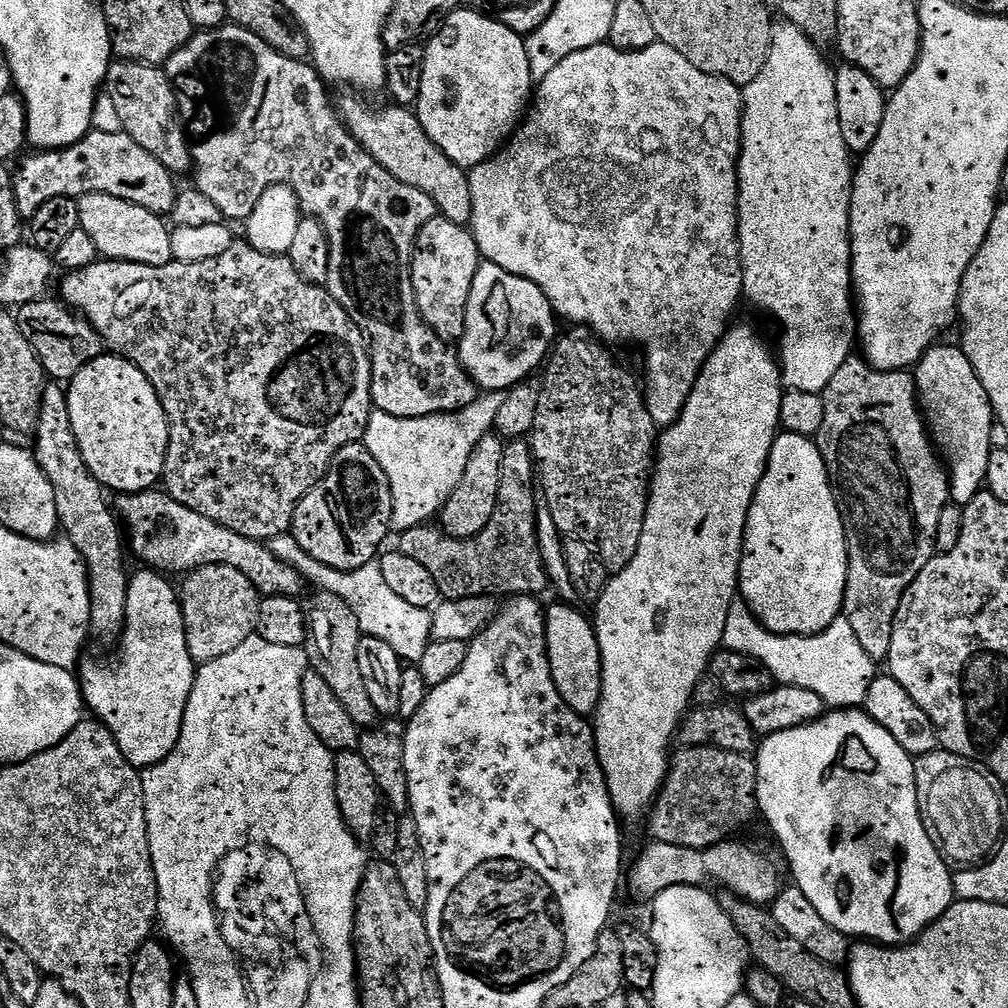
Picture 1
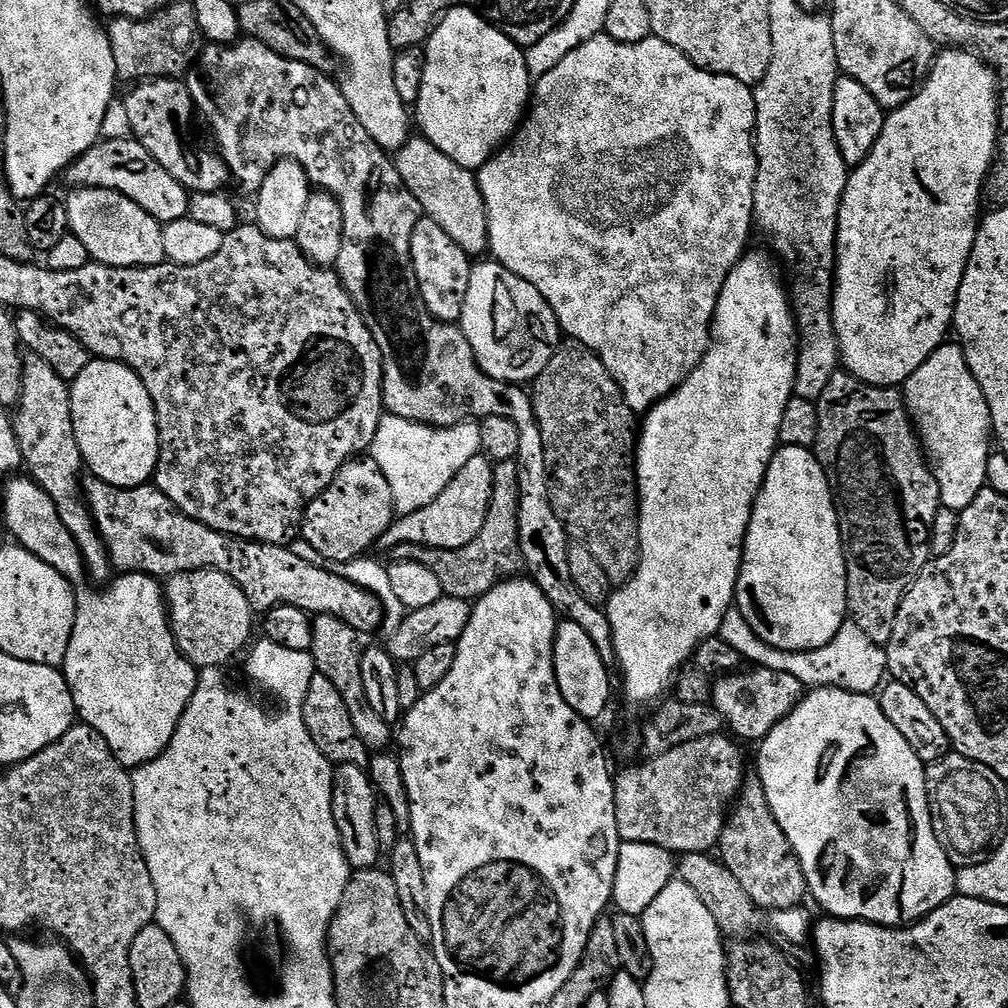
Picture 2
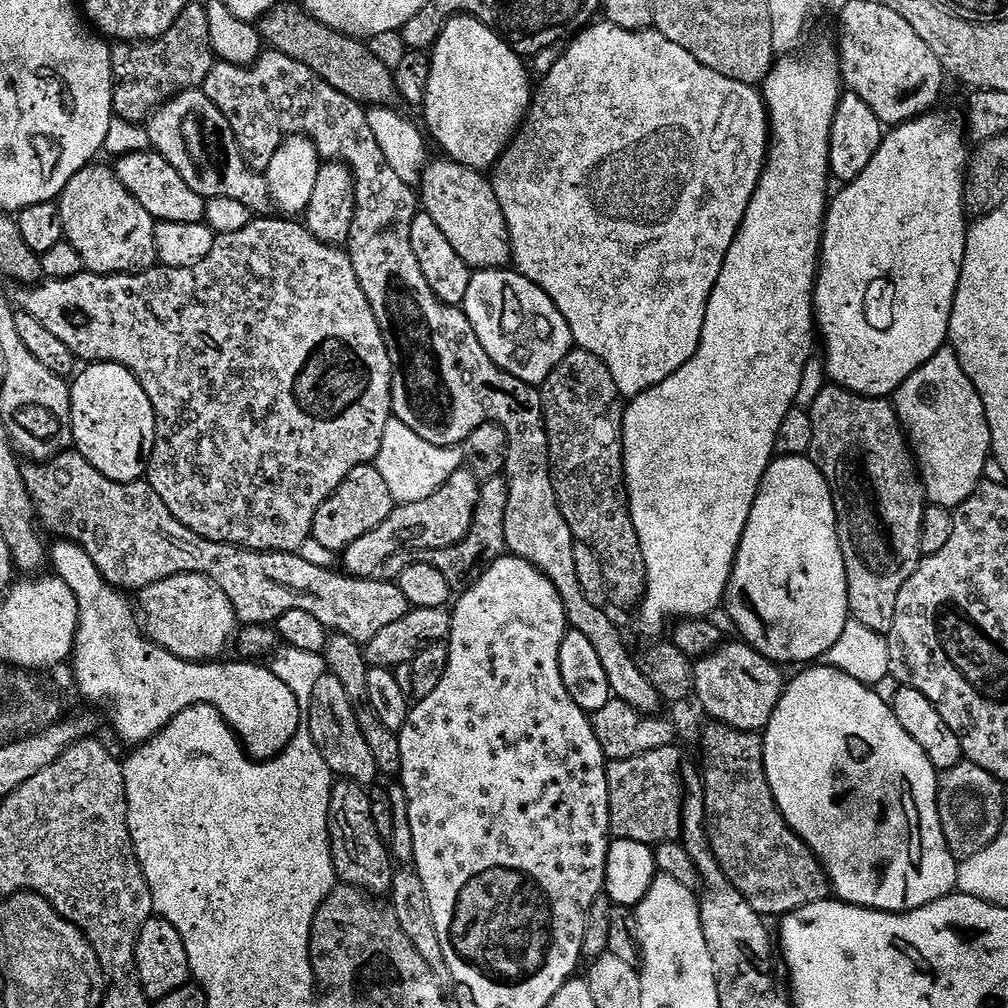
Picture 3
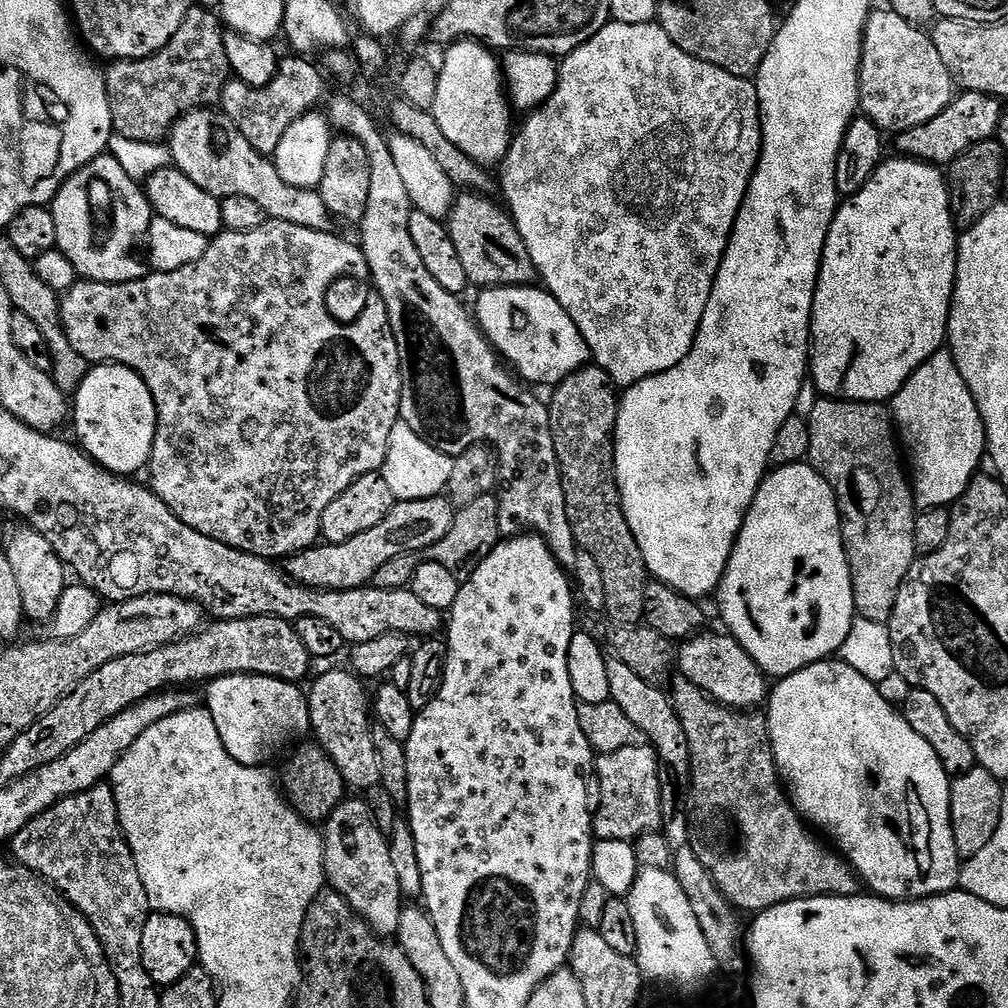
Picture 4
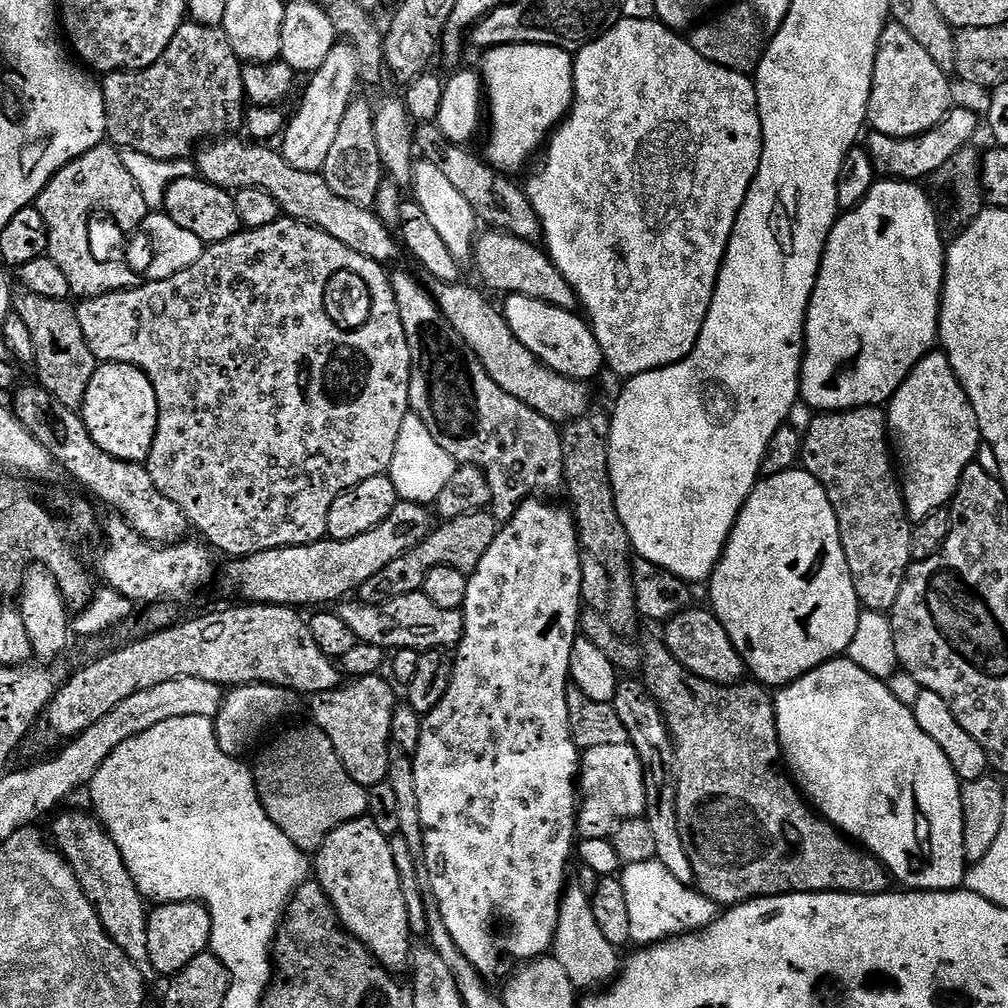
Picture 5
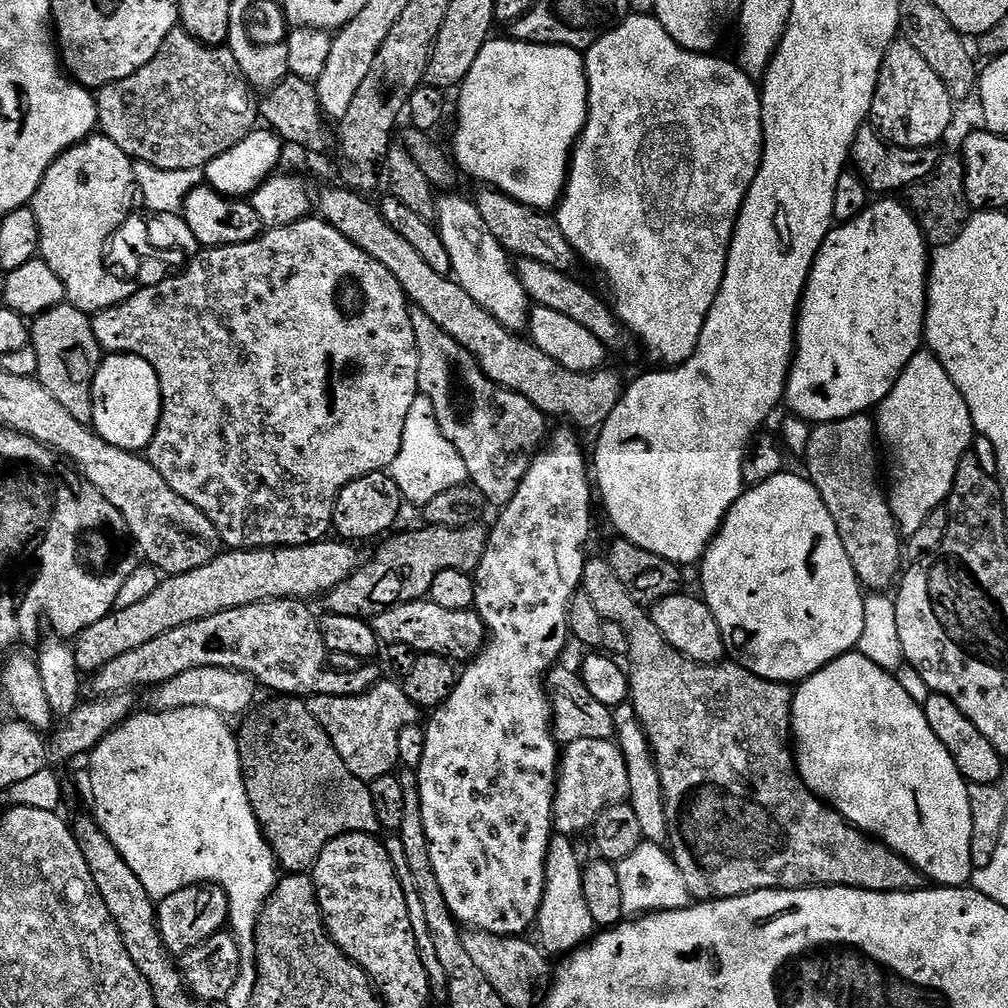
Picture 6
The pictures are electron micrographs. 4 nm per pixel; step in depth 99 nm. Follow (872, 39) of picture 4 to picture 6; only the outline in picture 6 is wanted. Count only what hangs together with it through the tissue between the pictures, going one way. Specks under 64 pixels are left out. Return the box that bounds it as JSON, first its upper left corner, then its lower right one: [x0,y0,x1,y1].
[871,39,952,148]

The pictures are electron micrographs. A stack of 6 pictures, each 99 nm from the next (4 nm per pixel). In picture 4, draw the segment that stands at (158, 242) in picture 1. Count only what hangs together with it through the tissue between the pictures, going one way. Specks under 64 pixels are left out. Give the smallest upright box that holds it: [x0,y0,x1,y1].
[50,154,154,284]

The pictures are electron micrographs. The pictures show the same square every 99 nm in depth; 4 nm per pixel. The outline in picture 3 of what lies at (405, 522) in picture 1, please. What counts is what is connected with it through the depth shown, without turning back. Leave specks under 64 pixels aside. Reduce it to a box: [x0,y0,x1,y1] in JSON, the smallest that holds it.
[374,418,464,504]

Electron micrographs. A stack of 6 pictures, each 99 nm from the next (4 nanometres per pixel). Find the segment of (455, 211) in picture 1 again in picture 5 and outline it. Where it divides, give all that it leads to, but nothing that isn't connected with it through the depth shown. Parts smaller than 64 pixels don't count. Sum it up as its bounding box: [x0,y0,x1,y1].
[472,231,578,309]

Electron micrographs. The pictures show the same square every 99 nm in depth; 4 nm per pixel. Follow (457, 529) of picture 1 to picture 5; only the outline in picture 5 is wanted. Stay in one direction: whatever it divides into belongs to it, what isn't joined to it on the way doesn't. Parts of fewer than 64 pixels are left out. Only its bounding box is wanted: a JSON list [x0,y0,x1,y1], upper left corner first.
[228,502,434,610]

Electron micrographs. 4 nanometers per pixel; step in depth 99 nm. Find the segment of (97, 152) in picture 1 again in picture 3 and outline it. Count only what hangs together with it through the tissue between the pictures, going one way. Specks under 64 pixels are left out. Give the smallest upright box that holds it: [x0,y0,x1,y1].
[114,150,206,224]

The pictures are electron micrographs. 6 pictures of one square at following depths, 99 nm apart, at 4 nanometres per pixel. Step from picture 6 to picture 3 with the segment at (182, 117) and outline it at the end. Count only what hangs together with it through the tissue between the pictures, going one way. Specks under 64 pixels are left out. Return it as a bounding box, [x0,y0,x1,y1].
[112,2,214,124]

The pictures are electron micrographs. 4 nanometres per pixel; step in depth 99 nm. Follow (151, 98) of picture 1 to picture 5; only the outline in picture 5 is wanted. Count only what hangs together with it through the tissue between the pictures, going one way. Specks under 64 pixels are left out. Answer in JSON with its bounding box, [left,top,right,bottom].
[194,138,402,265]

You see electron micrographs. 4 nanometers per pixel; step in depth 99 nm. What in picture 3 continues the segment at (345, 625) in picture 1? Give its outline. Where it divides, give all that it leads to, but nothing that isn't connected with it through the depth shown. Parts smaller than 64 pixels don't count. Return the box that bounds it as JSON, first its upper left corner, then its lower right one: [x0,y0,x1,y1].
[323,634,402,777]

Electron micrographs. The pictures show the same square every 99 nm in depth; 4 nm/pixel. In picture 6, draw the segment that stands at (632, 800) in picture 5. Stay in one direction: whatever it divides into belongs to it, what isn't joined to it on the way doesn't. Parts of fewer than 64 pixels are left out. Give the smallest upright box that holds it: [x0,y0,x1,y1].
[554,738,630,838]

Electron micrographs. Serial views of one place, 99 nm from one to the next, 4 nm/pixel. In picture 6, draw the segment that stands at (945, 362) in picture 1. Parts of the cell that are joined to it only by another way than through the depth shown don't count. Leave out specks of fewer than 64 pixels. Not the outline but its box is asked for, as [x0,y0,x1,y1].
[875,350,977,537]

